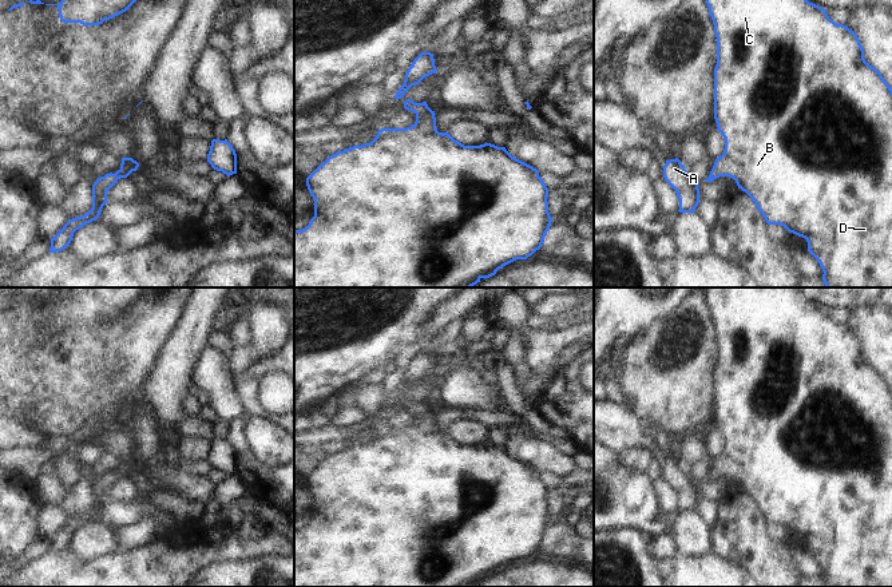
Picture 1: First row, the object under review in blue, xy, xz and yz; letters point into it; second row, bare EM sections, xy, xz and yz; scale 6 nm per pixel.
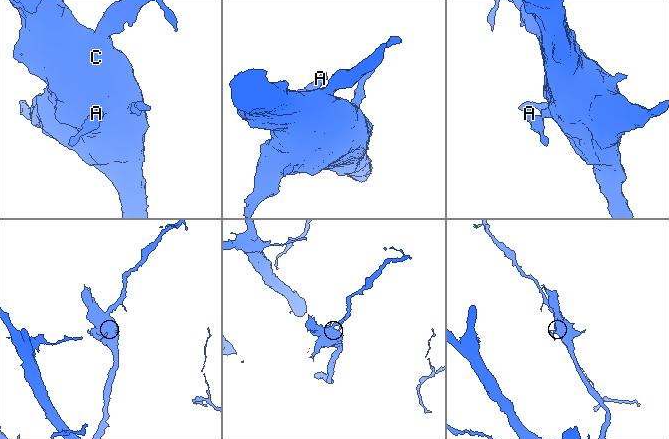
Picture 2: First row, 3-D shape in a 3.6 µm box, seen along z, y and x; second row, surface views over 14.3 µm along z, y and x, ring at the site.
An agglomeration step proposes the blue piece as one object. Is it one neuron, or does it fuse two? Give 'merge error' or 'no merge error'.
no merge error

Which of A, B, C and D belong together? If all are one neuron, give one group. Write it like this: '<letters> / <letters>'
A B C D

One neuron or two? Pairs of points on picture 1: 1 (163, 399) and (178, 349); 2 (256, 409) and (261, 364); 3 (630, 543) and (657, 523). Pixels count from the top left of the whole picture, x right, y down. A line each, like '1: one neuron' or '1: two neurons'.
1: one neuron
2: one neuron
3: two neurons

